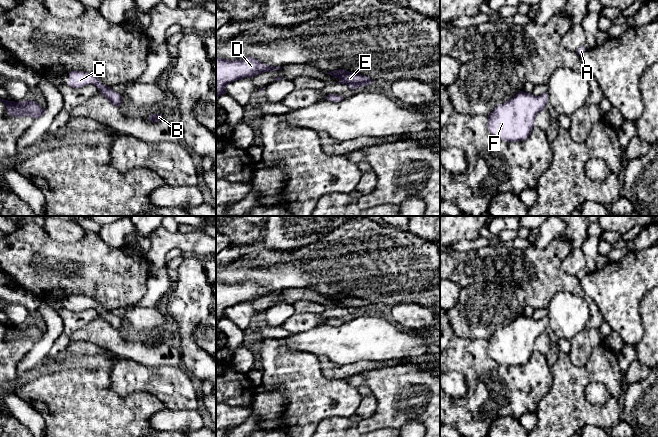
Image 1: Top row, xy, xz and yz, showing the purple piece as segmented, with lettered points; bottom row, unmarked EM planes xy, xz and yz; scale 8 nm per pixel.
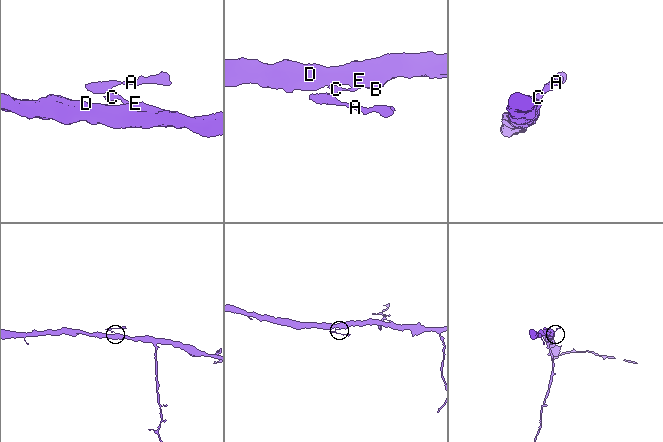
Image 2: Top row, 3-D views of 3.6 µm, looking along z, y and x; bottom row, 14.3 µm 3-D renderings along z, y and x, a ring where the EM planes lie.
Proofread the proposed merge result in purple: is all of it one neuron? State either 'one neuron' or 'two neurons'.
one neuron

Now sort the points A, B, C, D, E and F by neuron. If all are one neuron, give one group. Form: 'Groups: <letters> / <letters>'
Groups: A B C D E F

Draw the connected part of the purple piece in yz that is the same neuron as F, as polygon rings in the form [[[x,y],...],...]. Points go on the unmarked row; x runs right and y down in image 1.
[[[524,315],[497,329],[488,340],[487,353],[498,364],[519,366],[526,364],[535,351],[535,342],[545,334],[548,316],[540,320]]]

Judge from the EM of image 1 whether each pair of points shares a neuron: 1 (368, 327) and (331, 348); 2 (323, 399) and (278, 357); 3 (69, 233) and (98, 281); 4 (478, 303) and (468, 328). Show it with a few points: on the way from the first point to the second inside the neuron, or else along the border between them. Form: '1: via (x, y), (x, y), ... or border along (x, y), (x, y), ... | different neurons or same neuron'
1: via (359, 336), (354, 341), (340, 344) | same neuron
2: via (312, 391), (289, 368) | same neuron
3: border along (88, 231), (84, 237), (70, 242), (51, 237) | different neurons
4: via (478, 309), (478, 312), (468, 322) | same neuron

